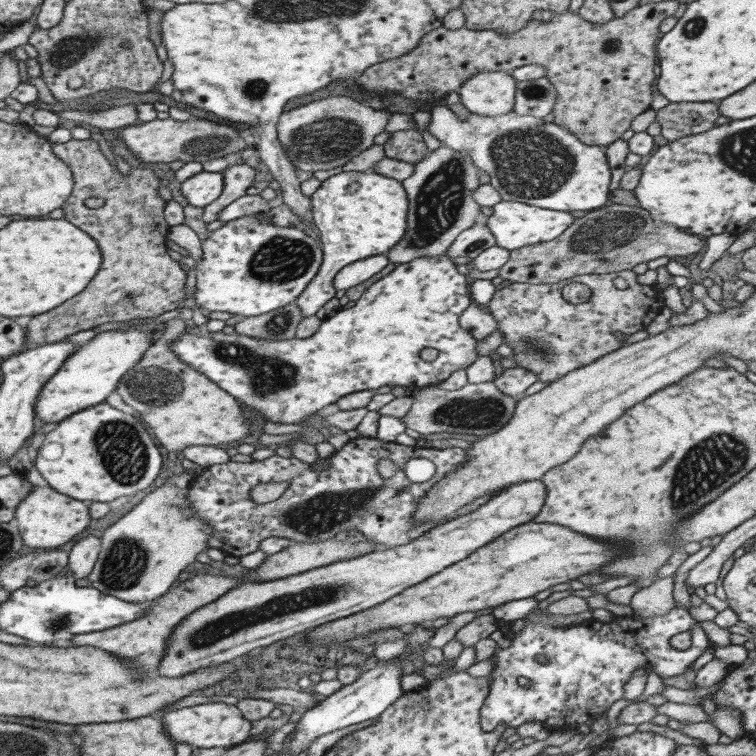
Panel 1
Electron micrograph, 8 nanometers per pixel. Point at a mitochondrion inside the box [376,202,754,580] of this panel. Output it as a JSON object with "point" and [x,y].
{"point":[711,463]}

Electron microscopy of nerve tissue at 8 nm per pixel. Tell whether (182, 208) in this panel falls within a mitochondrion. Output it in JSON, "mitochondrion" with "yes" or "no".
{"mitochondrion":"no"}

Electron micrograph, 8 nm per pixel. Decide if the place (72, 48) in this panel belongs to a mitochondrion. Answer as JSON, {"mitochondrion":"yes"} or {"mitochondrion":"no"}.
{"mitochondrion":"yes"}

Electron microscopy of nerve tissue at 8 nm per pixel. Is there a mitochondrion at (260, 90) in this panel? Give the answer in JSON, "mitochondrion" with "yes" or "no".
{"mitochondrion":"yes"}

